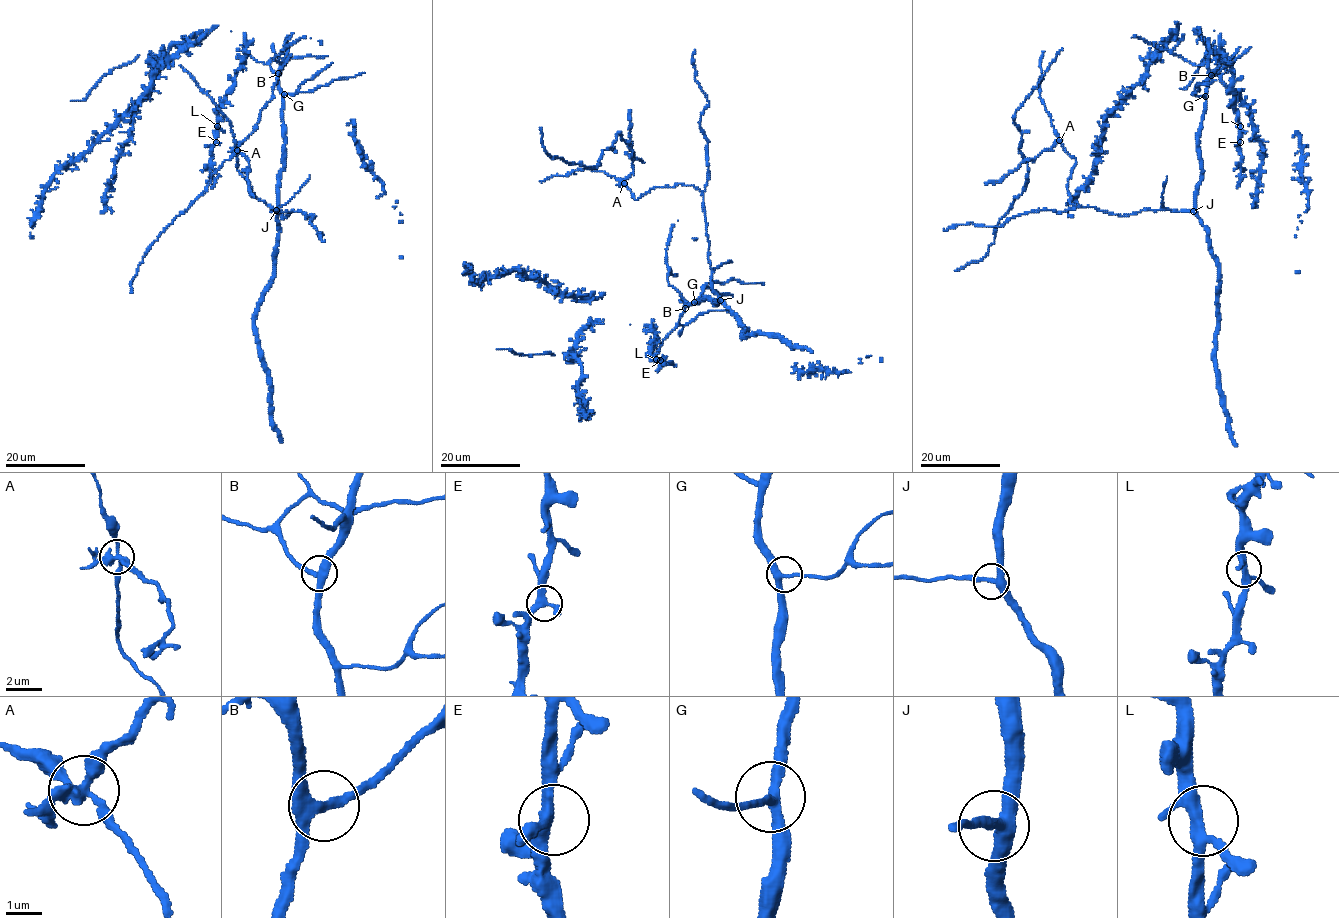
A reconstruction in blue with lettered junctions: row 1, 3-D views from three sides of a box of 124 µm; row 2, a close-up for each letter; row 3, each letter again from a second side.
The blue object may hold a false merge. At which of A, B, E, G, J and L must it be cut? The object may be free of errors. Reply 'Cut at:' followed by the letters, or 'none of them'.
Cut at: A

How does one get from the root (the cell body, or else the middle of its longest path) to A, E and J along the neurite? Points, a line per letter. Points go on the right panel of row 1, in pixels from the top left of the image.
A: (1201, 164), (1202, 175), (1193, 210), (1142, 209), (1118, 216), (1070, 203), (1067, 185), (1075, 159), (1059, 140)
E: (1201, 164), (1198, 131), (1203, 116), (1208, 78), (1232, 63), (1236, 58), (1232, 57), (1232, 92), (1240, 142)
J: (1201, 164), (1202, 175), (1193, 211)

